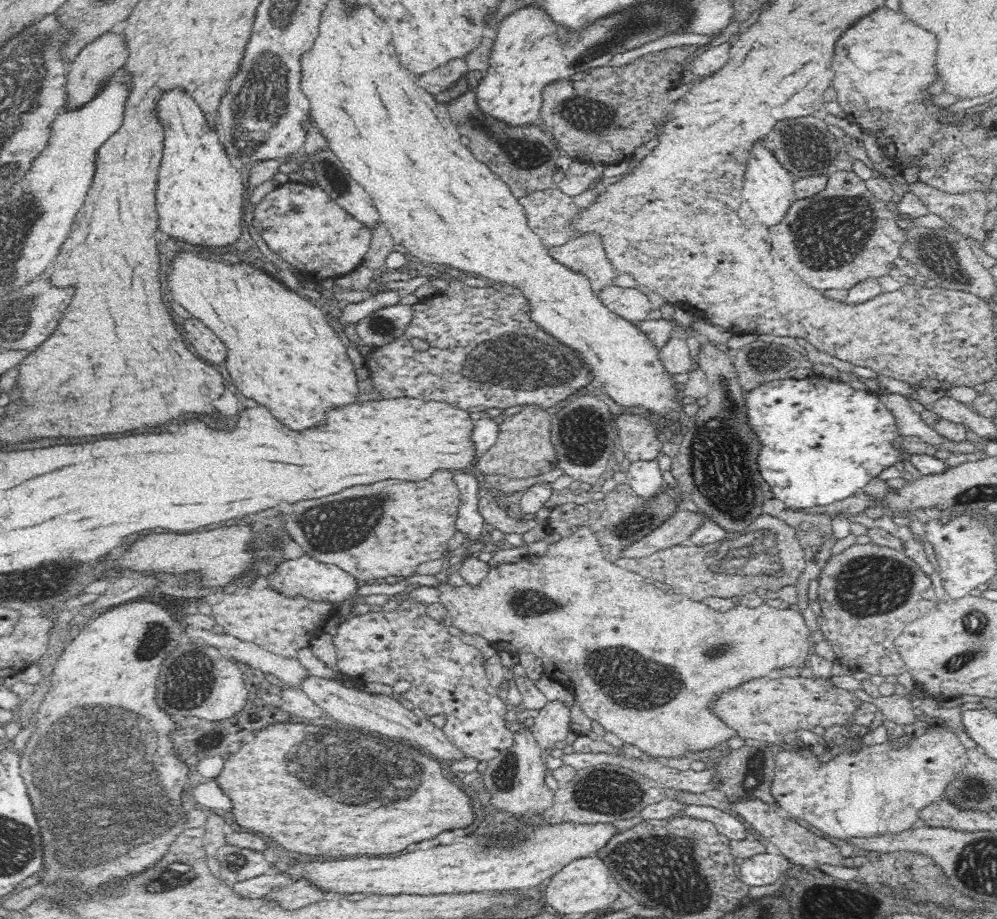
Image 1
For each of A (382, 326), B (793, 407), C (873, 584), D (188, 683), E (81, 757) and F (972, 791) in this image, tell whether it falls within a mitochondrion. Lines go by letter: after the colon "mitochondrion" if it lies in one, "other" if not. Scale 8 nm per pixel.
A: mitochondrion
B: other
C: mitochondrion
D: mitochondrion
E: mitochondrion
F: mitochondrion

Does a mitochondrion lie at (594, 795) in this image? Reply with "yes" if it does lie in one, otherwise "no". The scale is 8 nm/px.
yes

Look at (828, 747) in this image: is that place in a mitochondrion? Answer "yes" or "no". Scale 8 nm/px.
no

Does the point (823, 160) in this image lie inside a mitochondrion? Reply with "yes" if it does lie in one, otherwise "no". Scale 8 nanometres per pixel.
no

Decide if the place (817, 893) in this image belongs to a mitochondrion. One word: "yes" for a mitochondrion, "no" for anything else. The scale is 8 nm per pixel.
no

